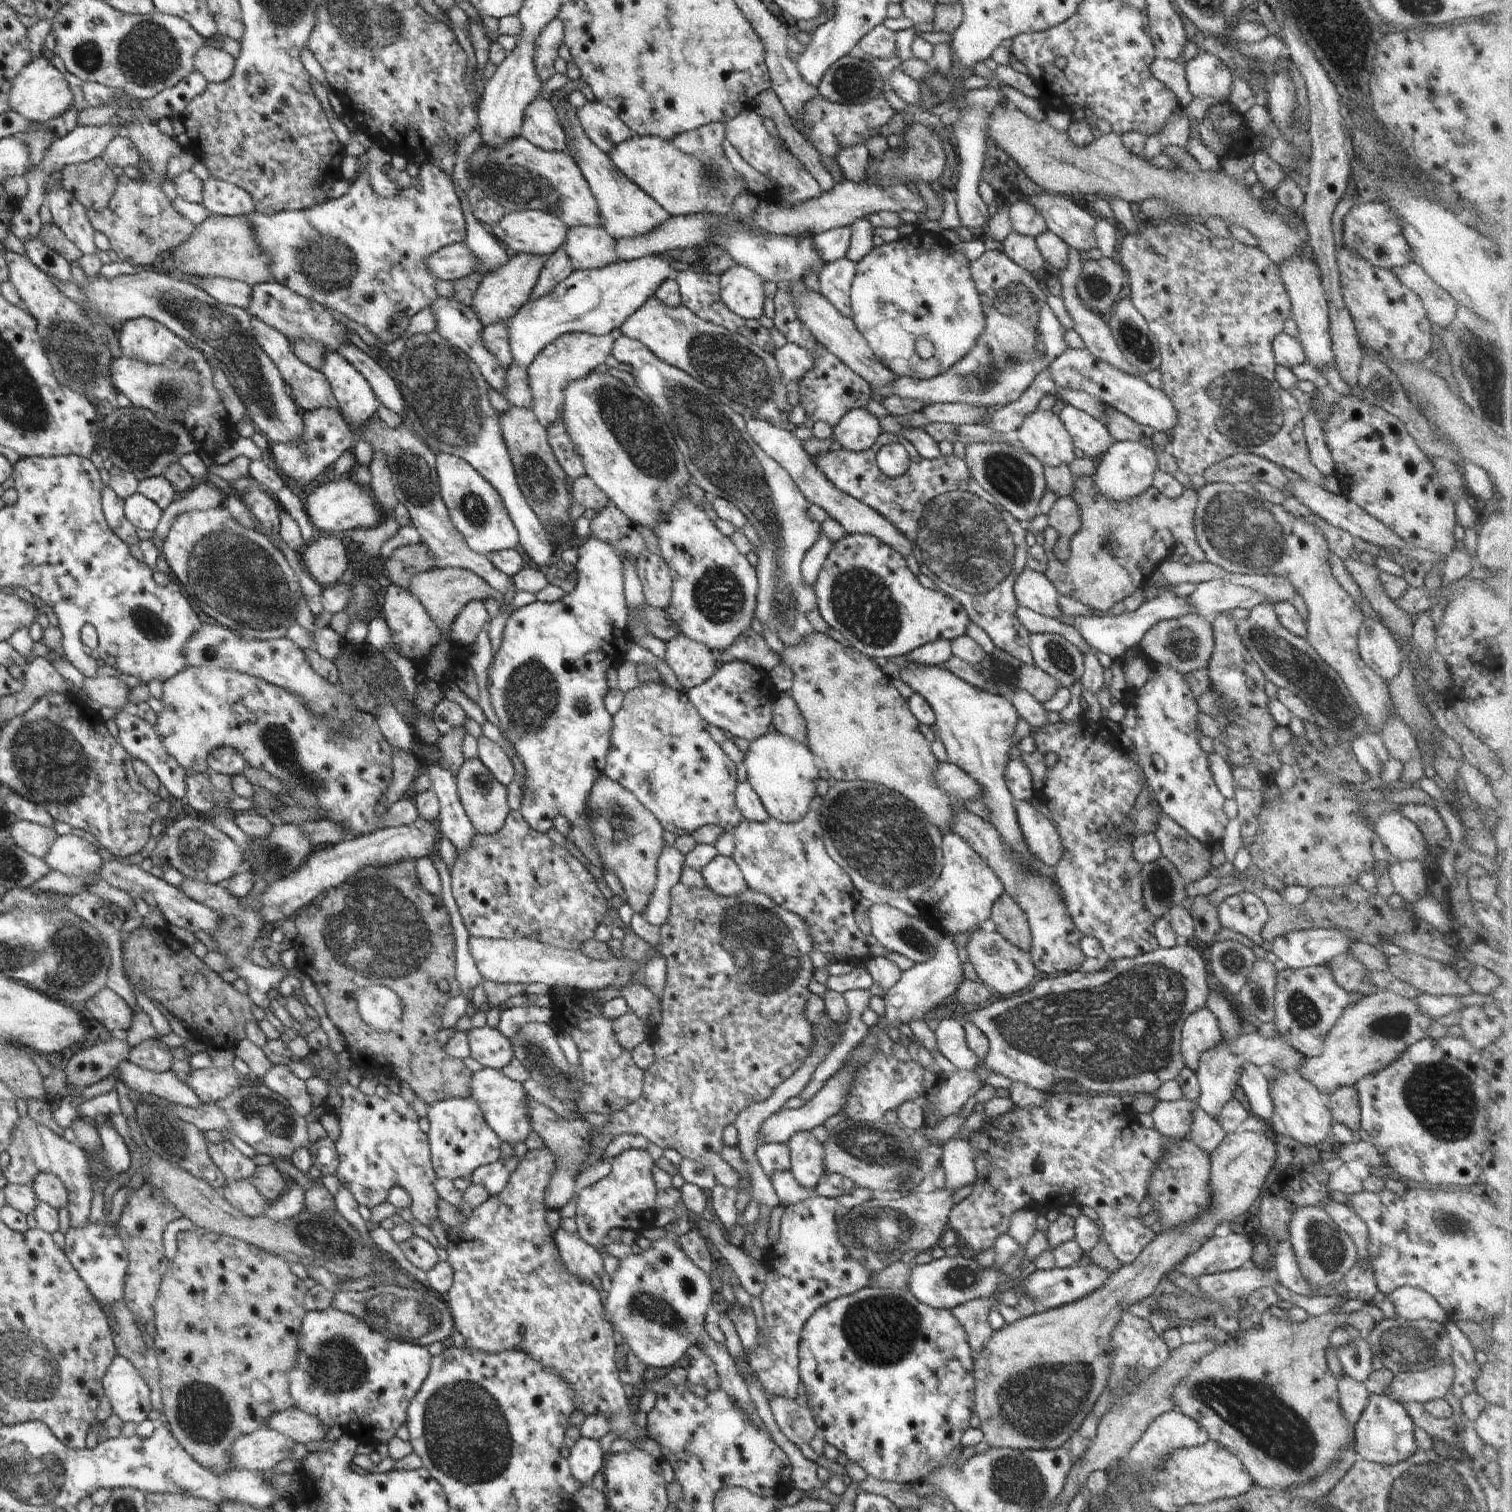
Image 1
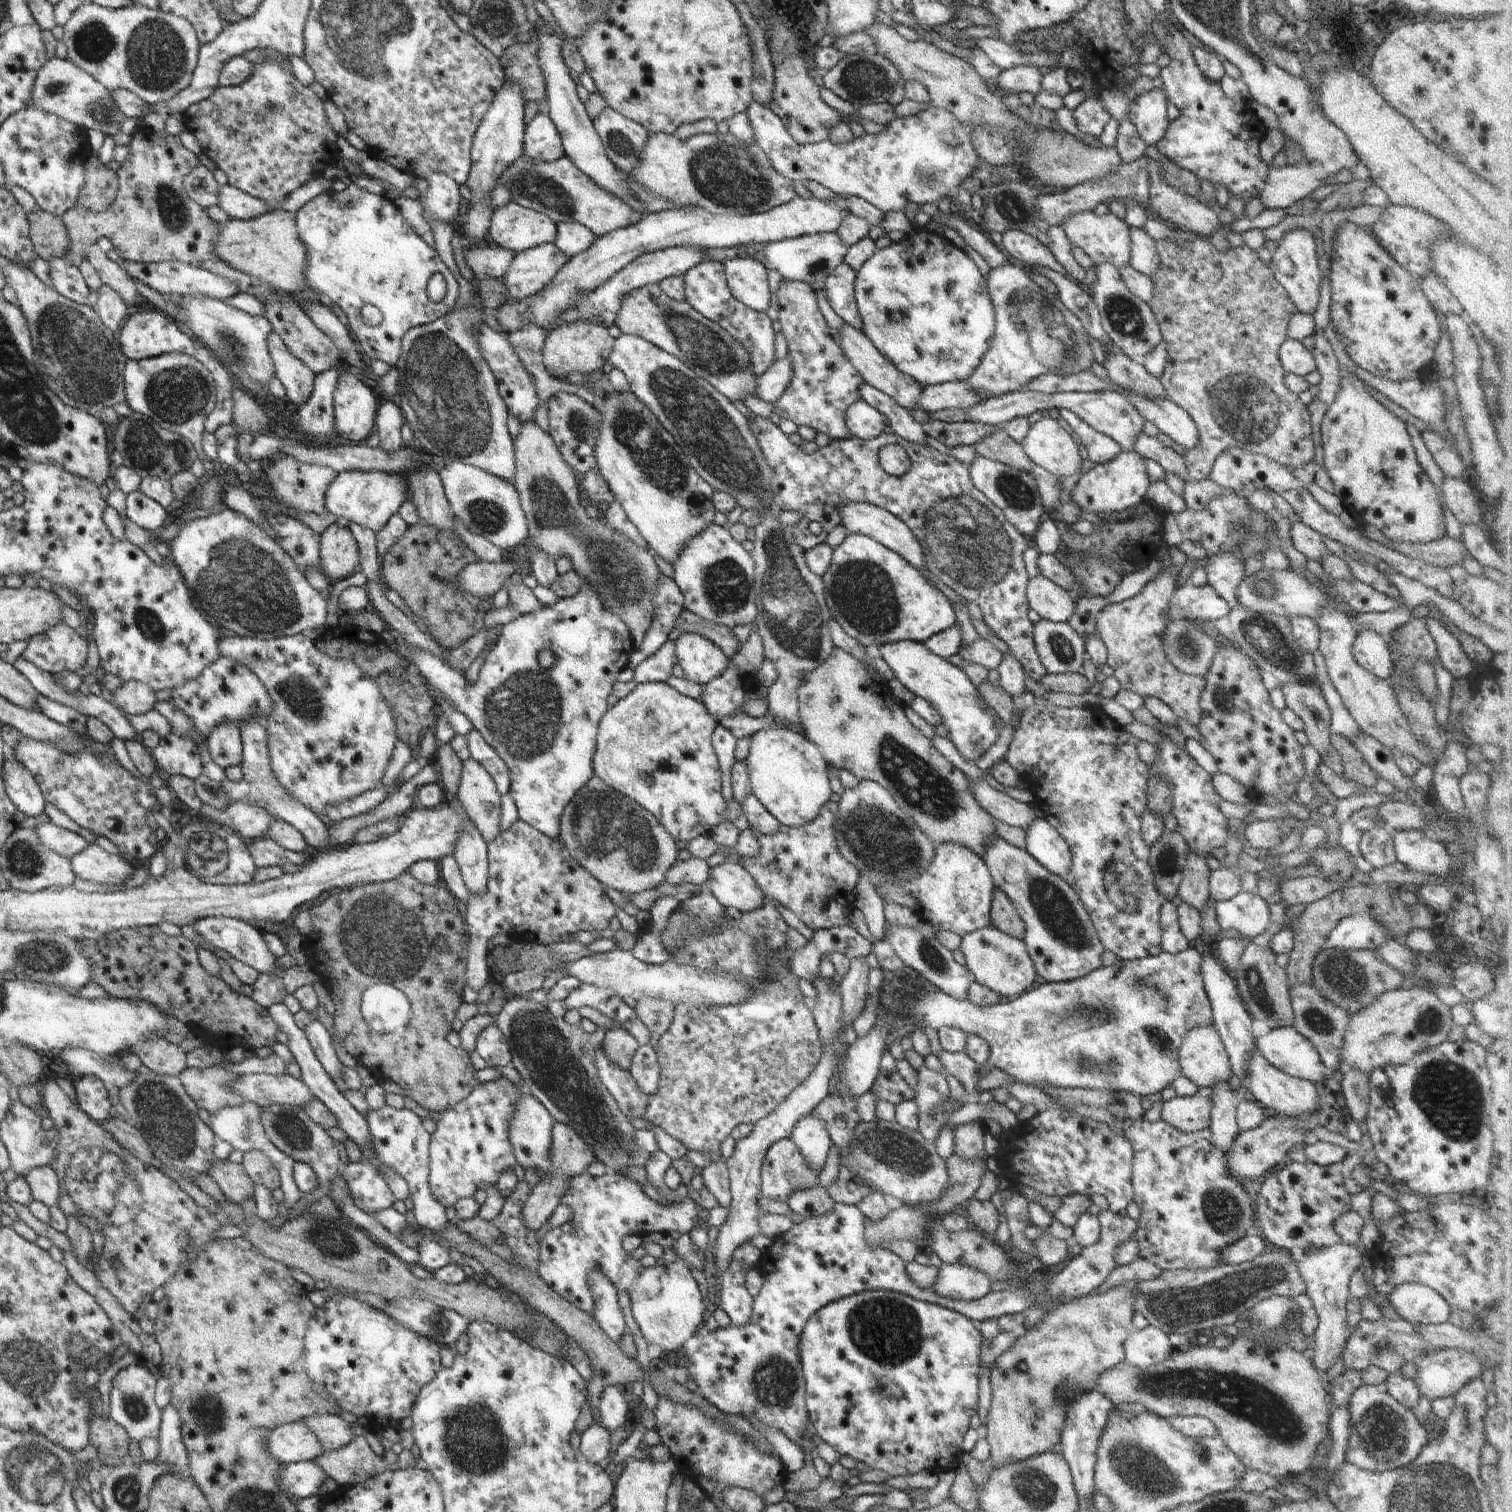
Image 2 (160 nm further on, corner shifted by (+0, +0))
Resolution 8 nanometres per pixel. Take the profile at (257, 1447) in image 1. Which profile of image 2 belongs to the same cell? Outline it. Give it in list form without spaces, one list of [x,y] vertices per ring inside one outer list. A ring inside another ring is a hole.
[[[304,1421],[277,1426],[267,1436],[267,1449],[282,1465],[314,1461],[326,1452]]]

